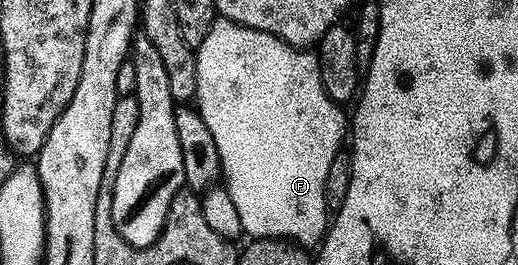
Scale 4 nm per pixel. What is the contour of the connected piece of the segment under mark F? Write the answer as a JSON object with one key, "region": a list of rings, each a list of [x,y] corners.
{"region":[[[215,18],[212,29],[208,29],[208,37],[196,48],[196,77],[198,78],[198,94],[196,96],[196,110],[204,117],[204,125],[212,133],[216,140],[216,149],[220,149],[220,161],[224,186],[240,213],[240,225],[247,236],[254,239],[289,239],[302,244],[310,249],[321,244],[328,230],[328,208],[324,197],[324,177],[328,177],[328,165],[332,165],[332,157],[343,146],[342,134],[347,134],[348,119],[342,116],[343,108],[334,103],[328,97],[328,93],[322,84],[322,65],[318,62],[317,54],[306,49],[299,49],[288,45],[282,39],[277,39],[272,33],[257,31],[251,27],[245,27],[239,23],[233,23],[231,19]]]}

